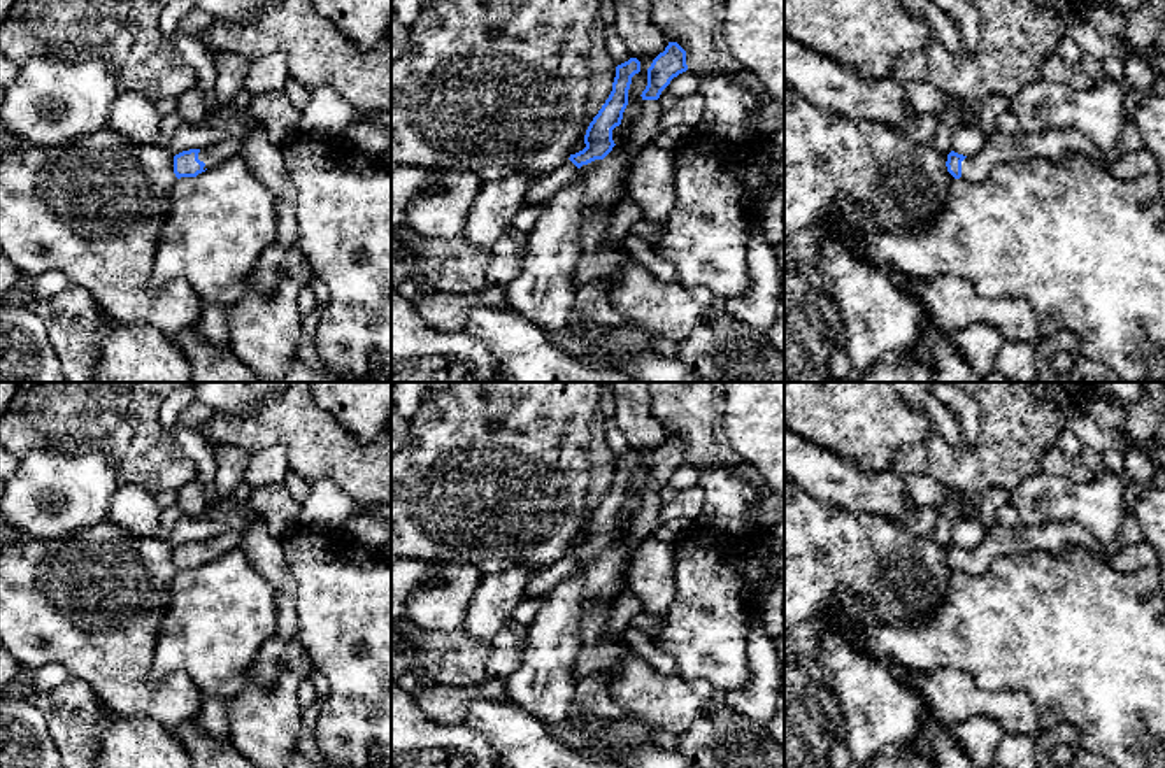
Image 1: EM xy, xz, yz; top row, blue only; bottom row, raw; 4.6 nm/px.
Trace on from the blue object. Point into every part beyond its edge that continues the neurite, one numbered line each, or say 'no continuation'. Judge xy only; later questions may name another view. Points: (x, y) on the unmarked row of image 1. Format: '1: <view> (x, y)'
1: xy (223, 542)

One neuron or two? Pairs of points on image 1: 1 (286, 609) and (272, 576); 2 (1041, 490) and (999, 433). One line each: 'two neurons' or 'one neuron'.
1: one neuron
2: two neurons

